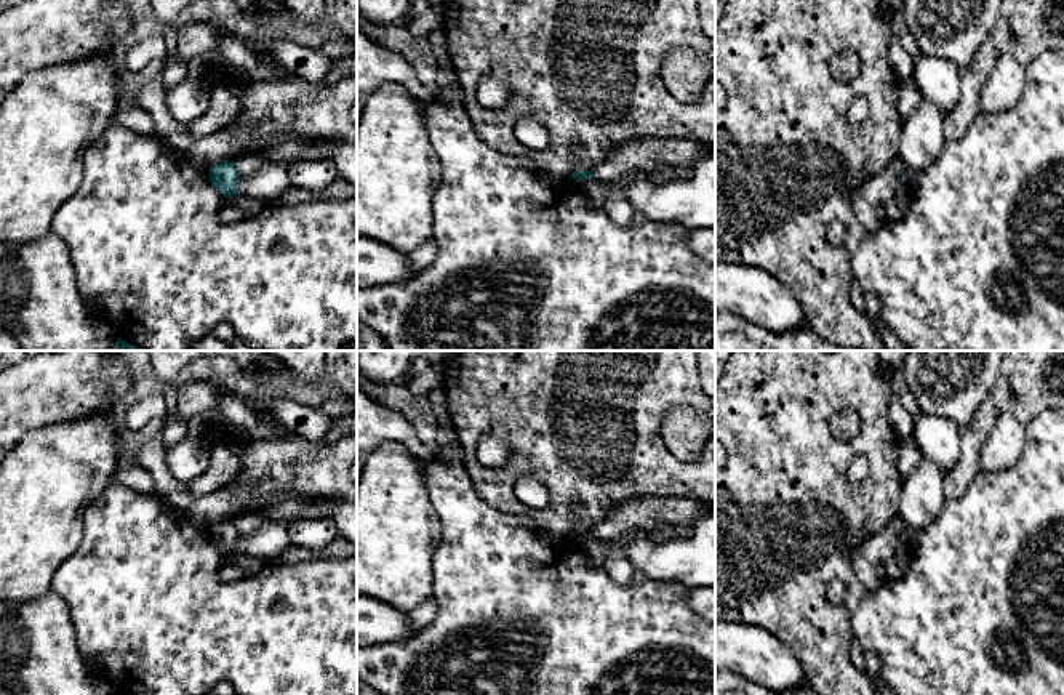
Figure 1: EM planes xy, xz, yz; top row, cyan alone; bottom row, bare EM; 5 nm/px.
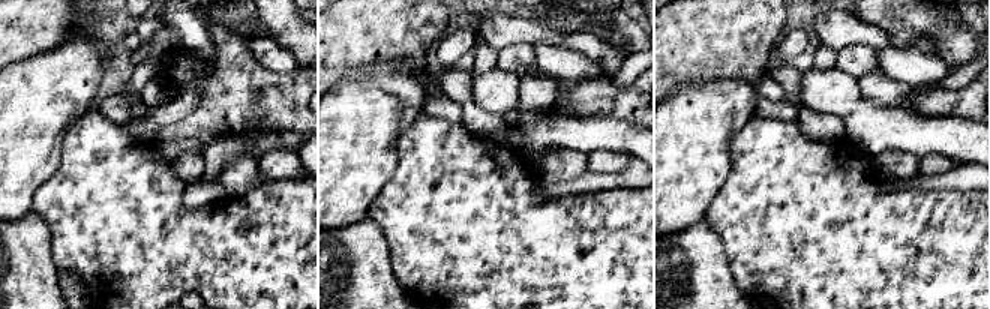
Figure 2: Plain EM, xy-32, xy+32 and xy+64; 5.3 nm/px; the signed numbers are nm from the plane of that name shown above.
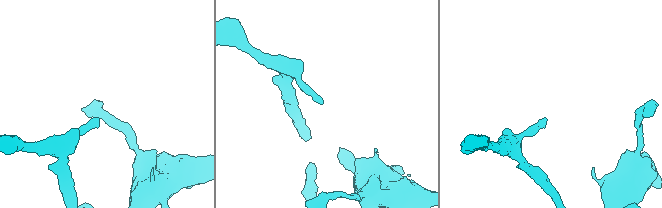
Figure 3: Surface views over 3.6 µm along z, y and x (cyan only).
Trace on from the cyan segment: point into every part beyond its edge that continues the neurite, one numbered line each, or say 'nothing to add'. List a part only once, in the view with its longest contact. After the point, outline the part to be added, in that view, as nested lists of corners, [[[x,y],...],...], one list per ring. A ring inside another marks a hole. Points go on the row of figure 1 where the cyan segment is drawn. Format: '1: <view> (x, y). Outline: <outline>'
nothing to add

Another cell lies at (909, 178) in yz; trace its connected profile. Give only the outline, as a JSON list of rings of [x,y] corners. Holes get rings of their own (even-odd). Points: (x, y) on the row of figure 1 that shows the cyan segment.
[[[902,168],[901,179],[898,183],[898,194],[907,194],[914,189],[922,176],[922,170],[918,168]]]

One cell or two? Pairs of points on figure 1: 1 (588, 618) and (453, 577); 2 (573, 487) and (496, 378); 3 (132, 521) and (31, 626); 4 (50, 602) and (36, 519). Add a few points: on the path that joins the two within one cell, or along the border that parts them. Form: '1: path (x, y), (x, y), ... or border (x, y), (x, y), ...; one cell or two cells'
1: path (554, 615), (528, 614), (492, 577), (487, 577); one cell
2: path (560, 460), (557, 457), (557, 445), (517, 405); one cell
3: border (52, 588), (66, 604), (74, 633); two cells
4: border (50, 588), (36, 598), (16, 602); two cells

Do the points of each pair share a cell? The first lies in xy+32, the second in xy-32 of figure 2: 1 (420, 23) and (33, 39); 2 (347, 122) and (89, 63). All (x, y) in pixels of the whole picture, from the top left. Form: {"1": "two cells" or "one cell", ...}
{"1": "one cell", "2": "one cell"}

